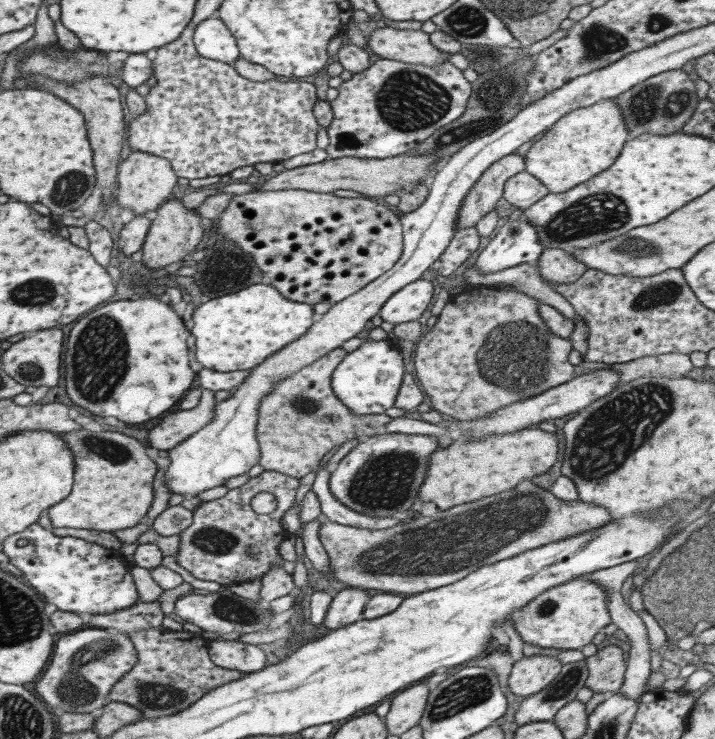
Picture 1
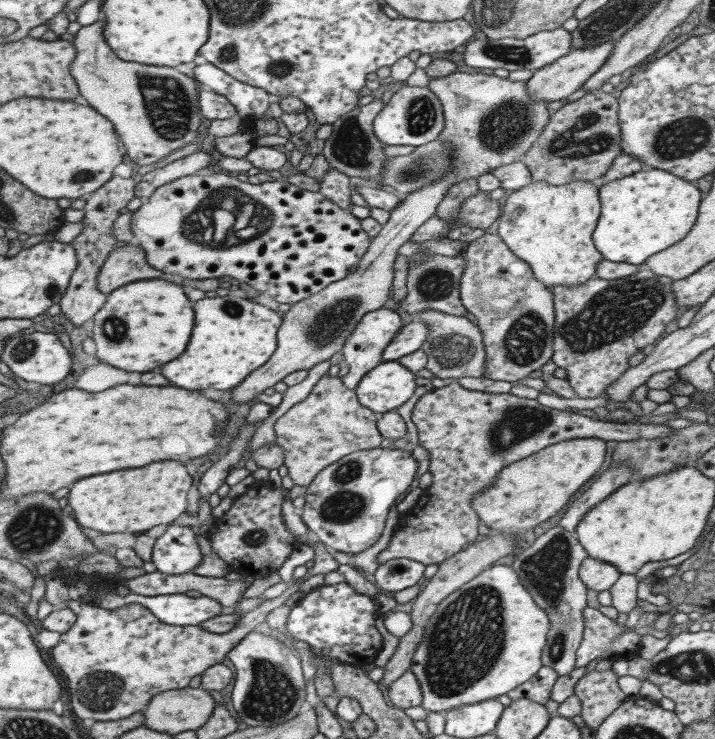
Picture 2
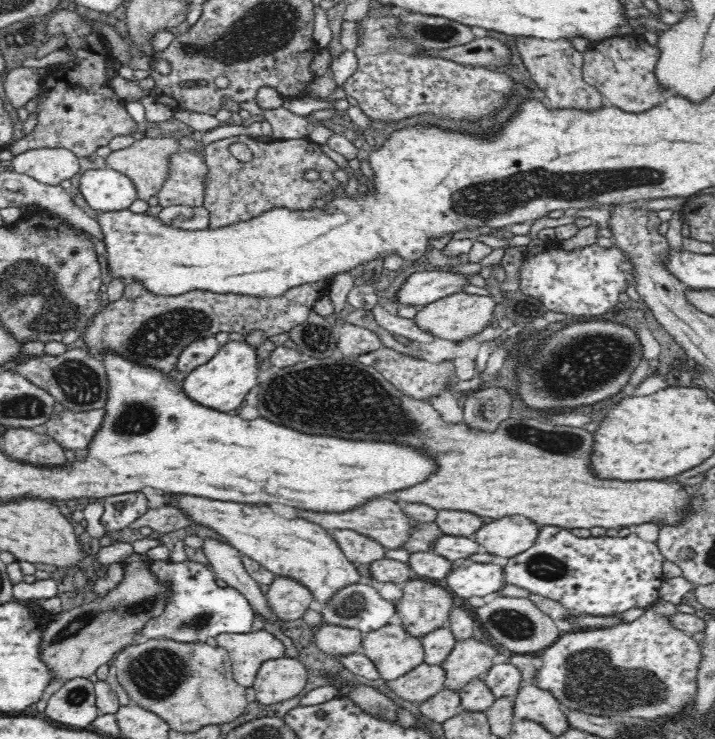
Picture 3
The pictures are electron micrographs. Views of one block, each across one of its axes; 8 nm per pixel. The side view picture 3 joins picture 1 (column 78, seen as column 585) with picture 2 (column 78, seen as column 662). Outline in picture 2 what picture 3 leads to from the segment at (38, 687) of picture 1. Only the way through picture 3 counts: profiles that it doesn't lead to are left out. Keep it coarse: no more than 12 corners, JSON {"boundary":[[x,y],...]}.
{"boundary":[[69,599],[51,647],[80,719],[119,720],[187,687],[282,605],[233,628]]}

